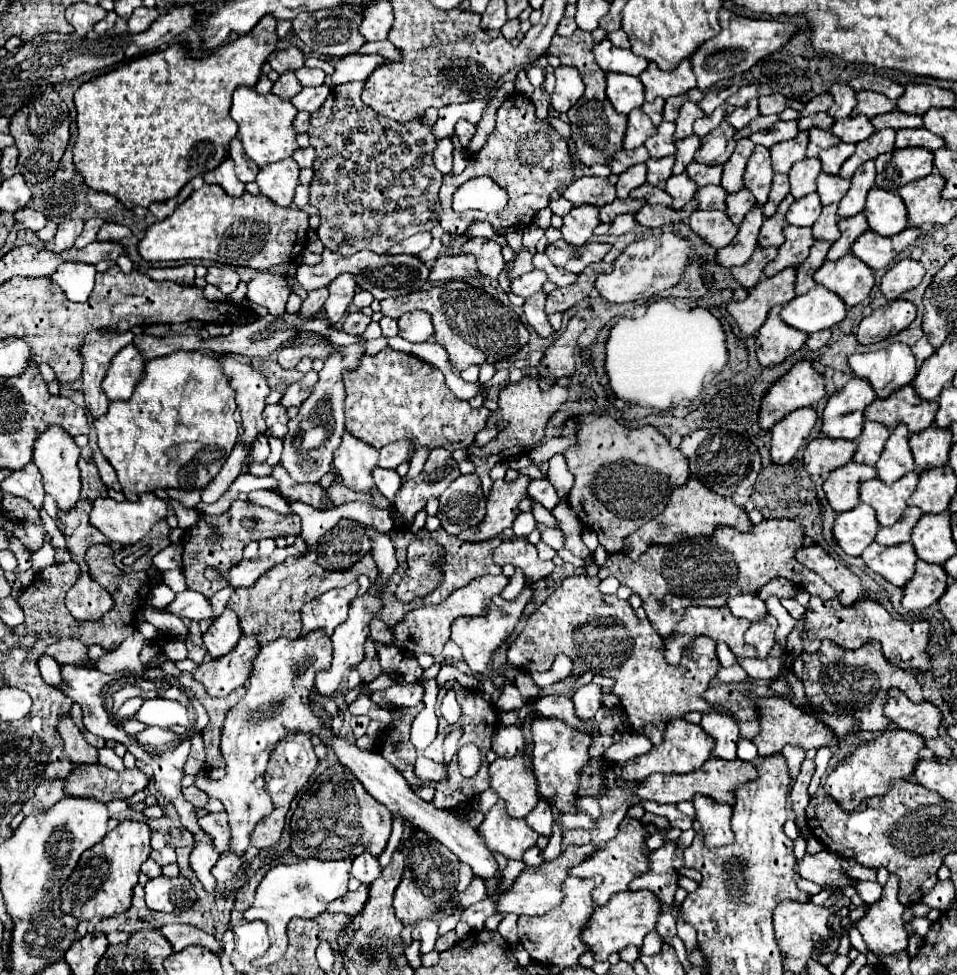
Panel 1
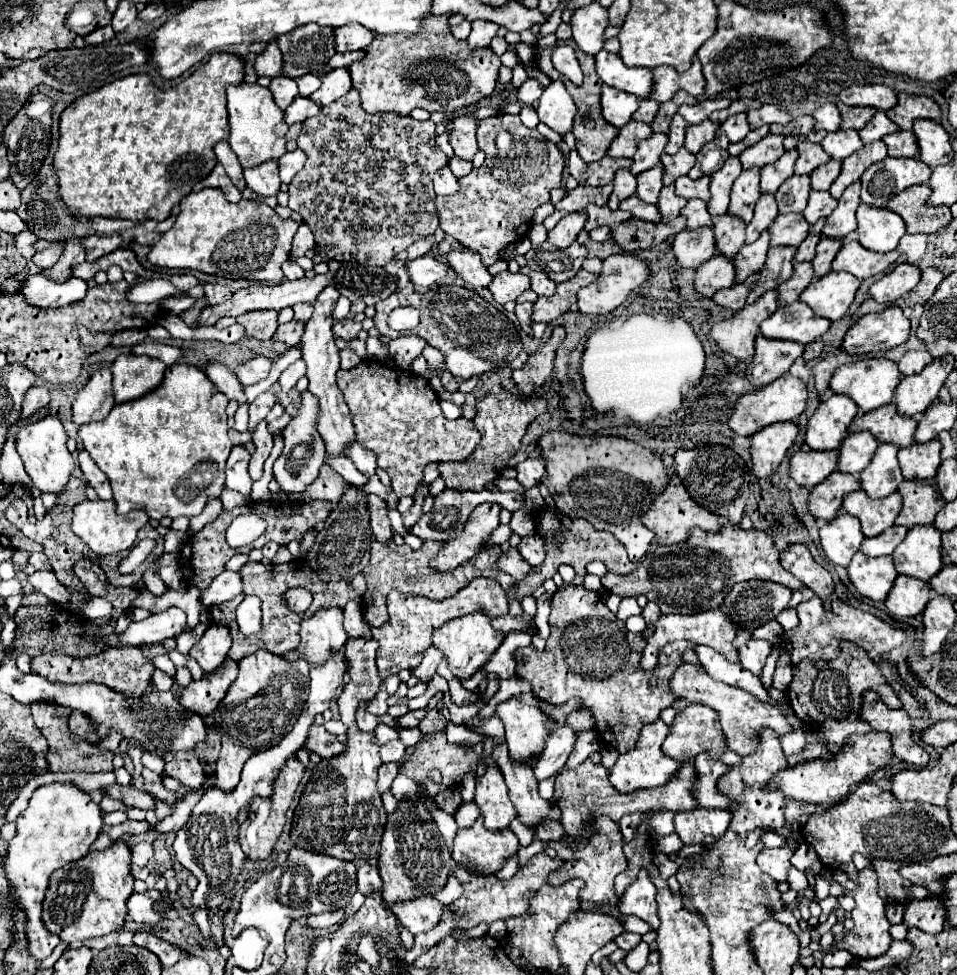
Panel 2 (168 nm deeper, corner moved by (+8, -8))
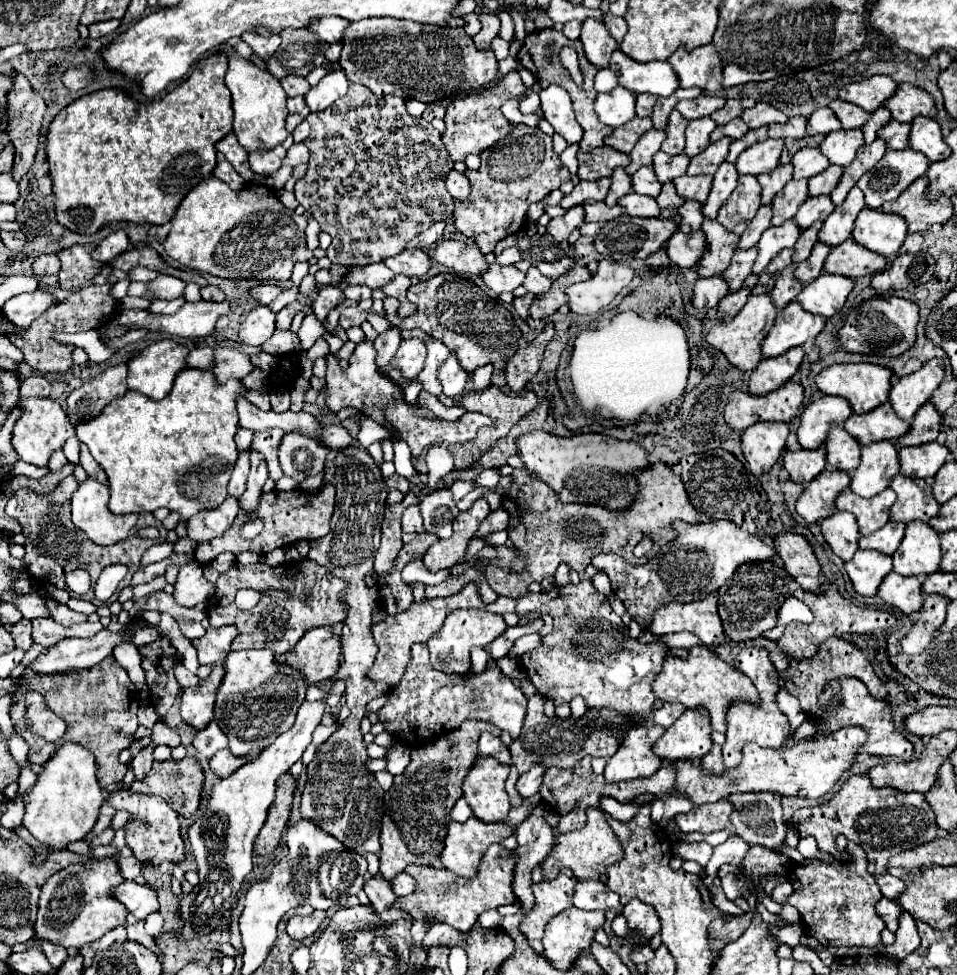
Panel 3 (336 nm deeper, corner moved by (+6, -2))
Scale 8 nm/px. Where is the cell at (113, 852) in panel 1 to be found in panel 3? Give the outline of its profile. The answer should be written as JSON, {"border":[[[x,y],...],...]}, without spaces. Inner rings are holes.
{"border":[[[112,858],[90,860],[88,864],[72,864],[56,872],[42,888],[38,918],[36,918],[36,940],[50,940],[64,948],[80,948],[84,944],[100,940],[106,932],[126,922],[126,908],[112,900],[110,888],[120,884],[120,868]]]}

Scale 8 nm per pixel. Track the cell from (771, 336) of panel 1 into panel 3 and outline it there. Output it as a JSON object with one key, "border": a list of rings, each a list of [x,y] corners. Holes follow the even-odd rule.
{"border":[[[790,348],[788,356],[780,356],[780,360],[762,360],[750,374],[748,392],[756,396],[766,396],[774,392],[796,374],[802,358],[802,348]]]}

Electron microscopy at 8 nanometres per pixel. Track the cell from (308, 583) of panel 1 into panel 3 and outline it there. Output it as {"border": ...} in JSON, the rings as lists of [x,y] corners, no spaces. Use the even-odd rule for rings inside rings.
{"border":[[[314,560],[304,562],[288,562],[288,566],[270,568],[264,562],[258,564],[234,564],[228,572],[220,574],[216,582],[216,592],[208,600],[208,620],[212,626],[234,624],[238,628],[238,636],[232,642],[232,650],[246,648],[268,648],[274,654],[290,652],[296,642],[310,630],[318,626],[334,626],[344,620],[344,608],[338,602],[338,594],[346,588],[346,580],[334,576],[324,566]],[[240,588],[254,588],[260,592],[266,590],[284,590],[288,592],[288,600],[272,600],[270,596],[262,596],[254,610],[240,610],[234,604],[234,596]],[[310,592],[310,604],[300,602],[300,594]]]}

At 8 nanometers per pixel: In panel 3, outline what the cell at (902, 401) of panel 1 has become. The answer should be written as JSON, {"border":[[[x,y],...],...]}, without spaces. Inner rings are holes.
{"border":[[[890,402],[874,408],[866,414],[852,414],[844,422],[844,430],[852,434],[860,444],[870,444],[878,440],[896,440],[908,430],[908,422],[900,420],[892,410]]]}

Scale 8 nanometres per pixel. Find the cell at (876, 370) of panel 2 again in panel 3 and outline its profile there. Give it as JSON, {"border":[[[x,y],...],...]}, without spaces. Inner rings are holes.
{"border":[[[834,364],[830,368],[824,368],[816,376],[816,386],[822,394],[840,396],[840,398],[848,400],[854,414],[864,414],[864,412],[878,408],[880,404],[884,404],[888,400],[890,378],[892,378],[892,372],[888,368],[882,368],[876,364]]]}

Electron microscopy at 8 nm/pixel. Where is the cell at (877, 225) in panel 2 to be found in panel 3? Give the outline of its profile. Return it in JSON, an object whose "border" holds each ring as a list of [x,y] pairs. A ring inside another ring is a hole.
{"border":[[[864,208],[856,218],[852,240],[872,252],[892,258],[898,254],[906,234],[908,228],[904,220],[900,220],[900,216],[878,210],[872,212],[870,208]]]}

